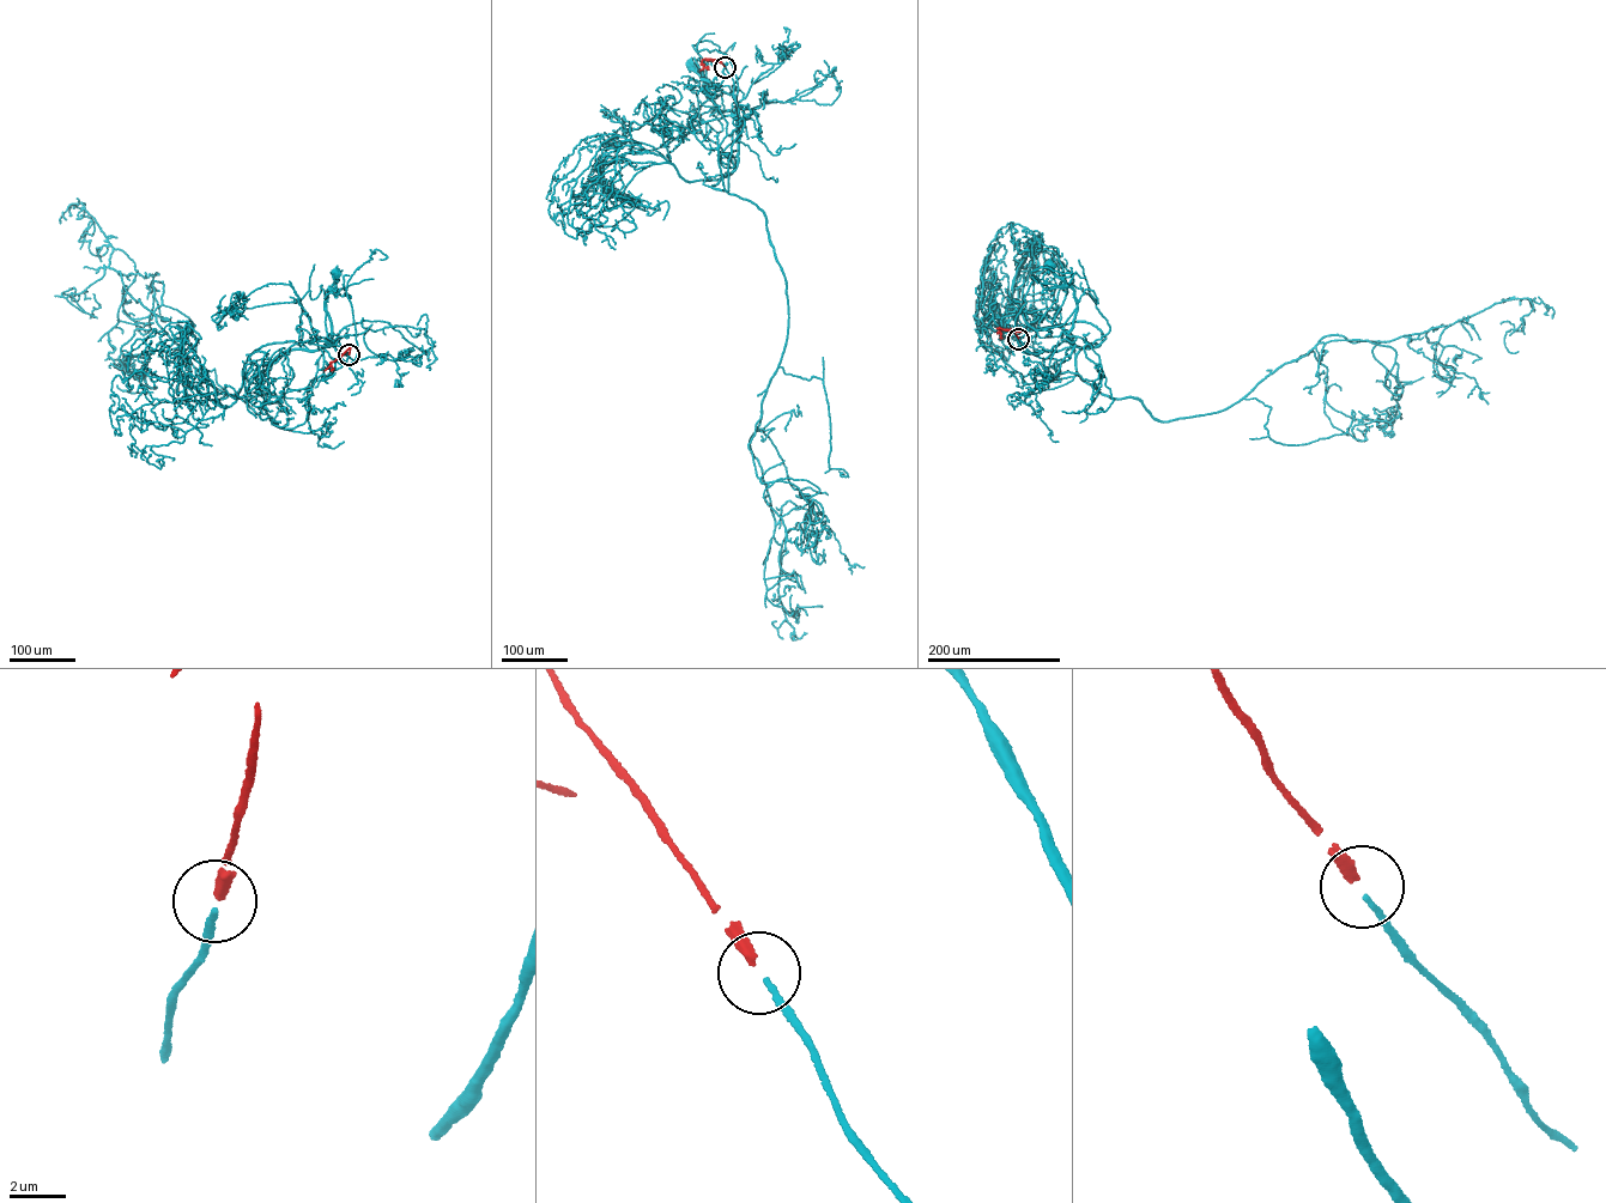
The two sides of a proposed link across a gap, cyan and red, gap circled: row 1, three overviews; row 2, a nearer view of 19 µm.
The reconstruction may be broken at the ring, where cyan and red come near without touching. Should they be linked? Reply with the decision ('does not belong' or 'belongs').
belongs

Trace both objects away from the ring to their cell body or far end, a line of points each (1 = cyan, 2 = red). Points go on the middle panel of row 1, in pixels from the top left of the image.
1: (725, 67), (733, 81), (741, 135), (735, 129), (735, 115), (716, 109), (691, 65)
2: (725, 66), (719, 59), (702, 59), (703, 67), (709, 70)

